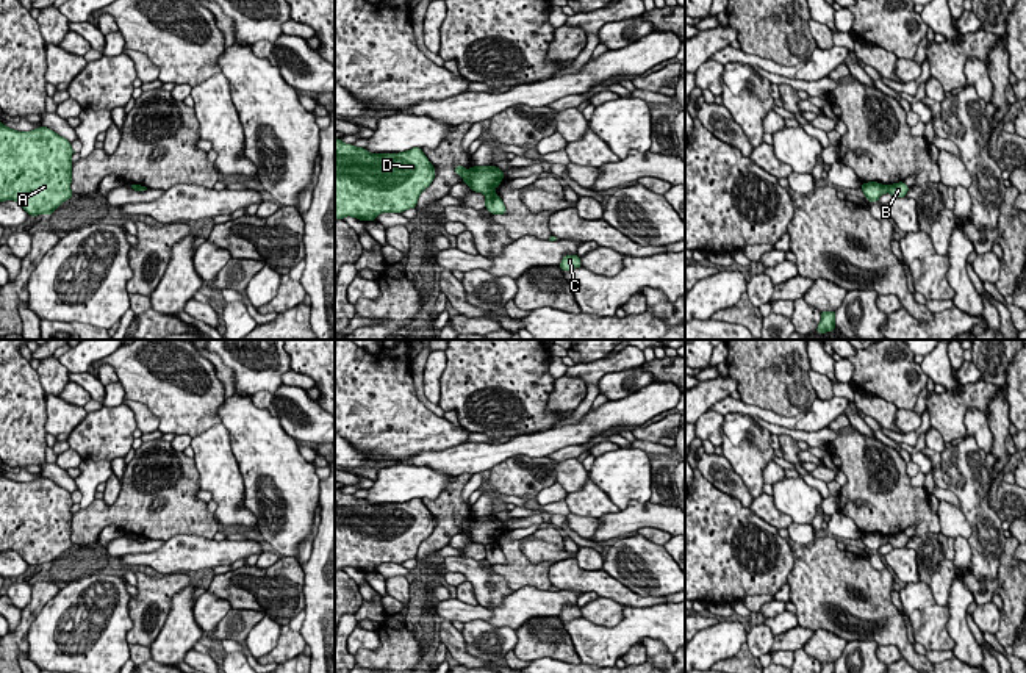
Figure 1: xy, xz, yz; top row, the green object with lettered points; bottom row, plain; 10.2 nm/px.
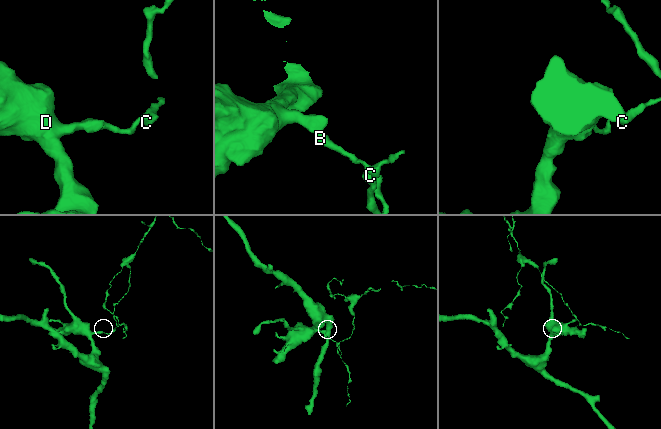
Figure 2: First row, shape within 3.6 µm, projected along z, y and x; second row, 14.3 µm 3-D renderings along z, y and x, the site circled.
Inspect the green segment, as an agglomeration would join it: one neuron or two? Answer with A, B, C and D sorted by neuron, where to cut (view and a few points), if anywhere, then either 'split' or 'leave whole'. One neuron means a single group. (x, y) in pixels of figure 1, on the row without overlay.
A D / B C | xz (493, 542), (485, 545) | split

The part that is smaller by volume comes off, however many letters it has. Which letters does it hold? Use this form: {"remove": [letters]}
{"remove": ["B", "C"]}

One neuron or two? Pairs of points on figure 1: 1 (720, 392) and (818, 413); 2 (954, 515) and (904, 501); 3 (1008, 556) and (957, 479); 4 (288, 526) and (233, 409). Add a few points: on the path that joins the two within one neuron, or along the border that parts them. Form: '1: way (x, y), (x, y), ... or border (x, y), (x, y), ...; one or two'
1: border (729, 395), (718, 399), (707, 410); two
2: border (936, 514), (940, 531); two
3: border (1006, 539), (1000, 556); two
4: way (285, 496), (269, 459), (257, 439); one

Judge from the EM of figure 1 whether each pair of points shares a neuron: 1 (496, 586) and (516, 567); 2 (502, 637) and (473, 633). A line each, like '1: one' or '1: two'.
1: two
2: one

